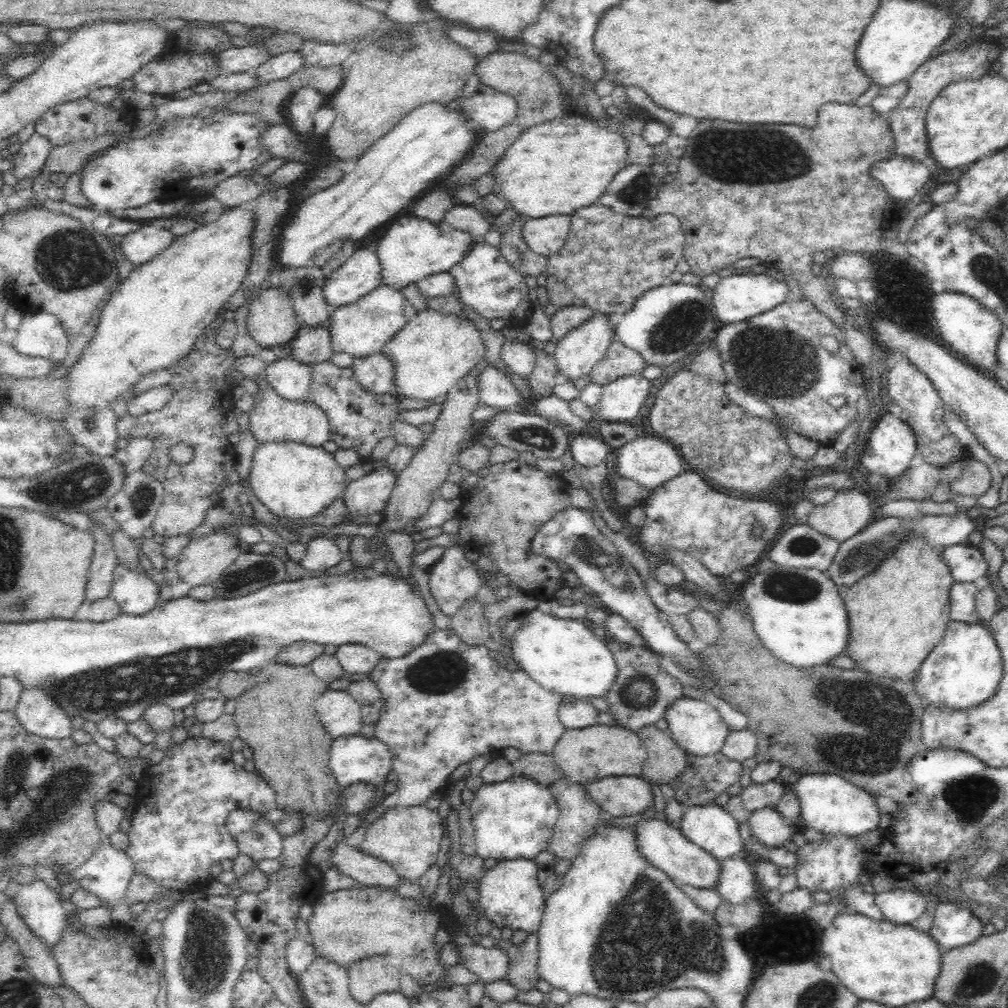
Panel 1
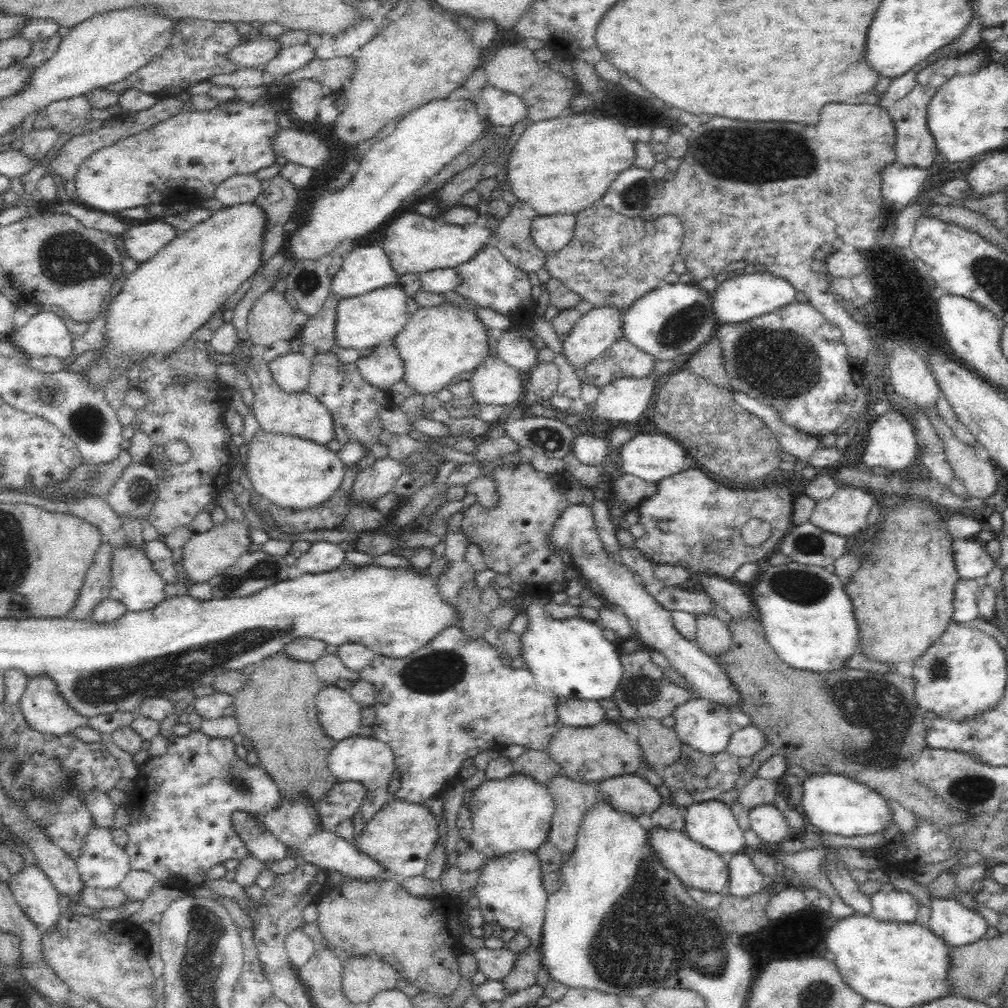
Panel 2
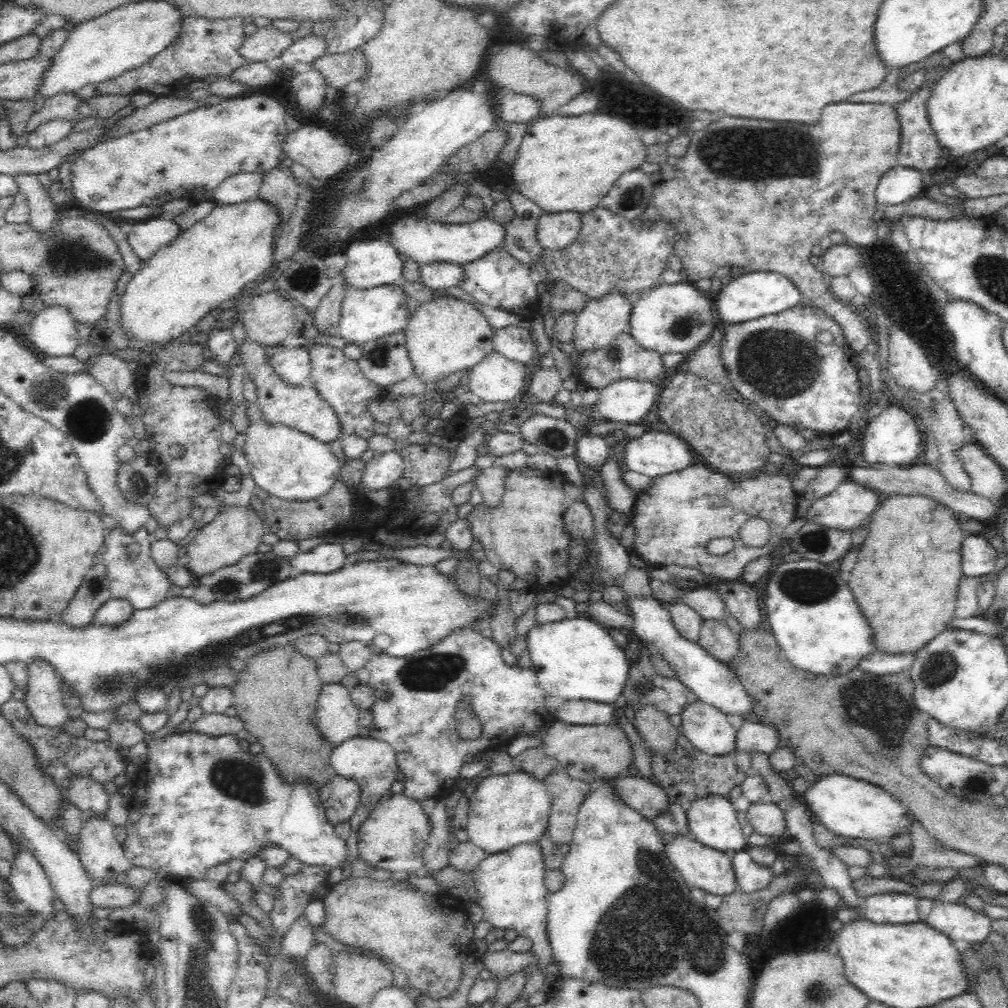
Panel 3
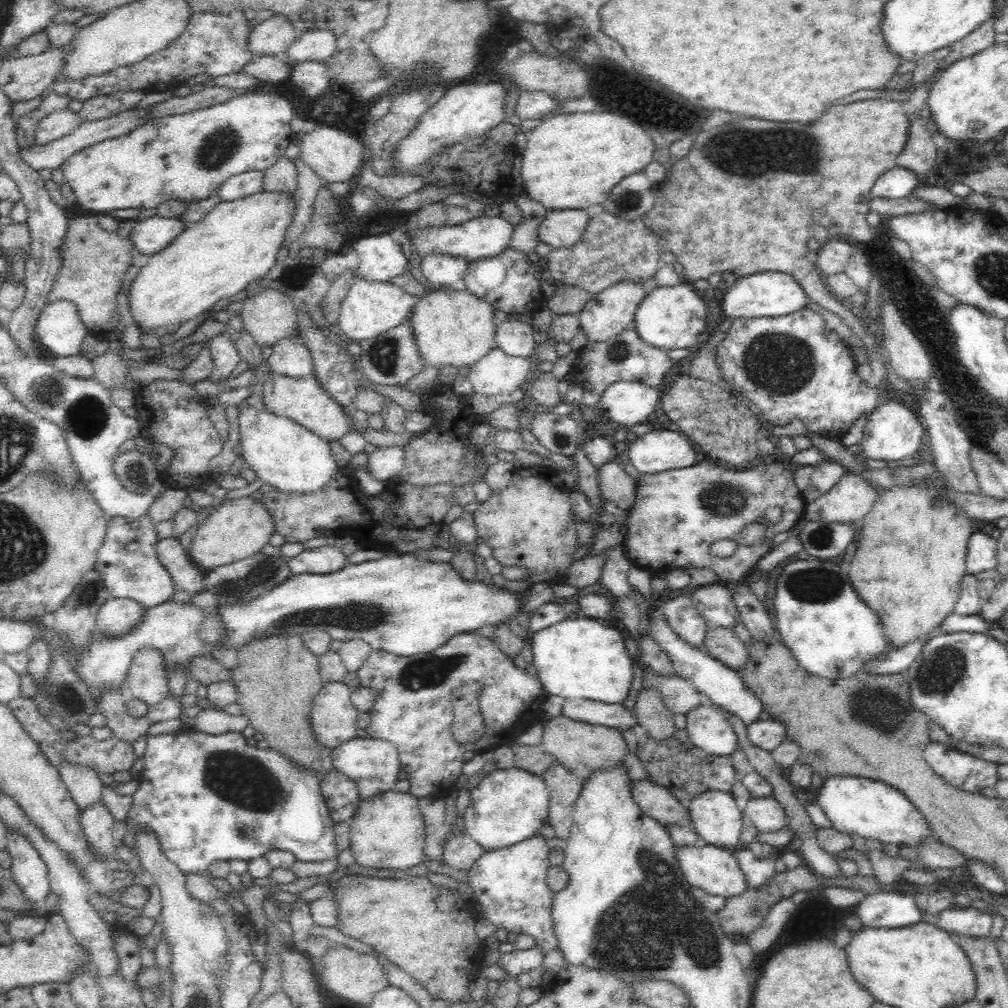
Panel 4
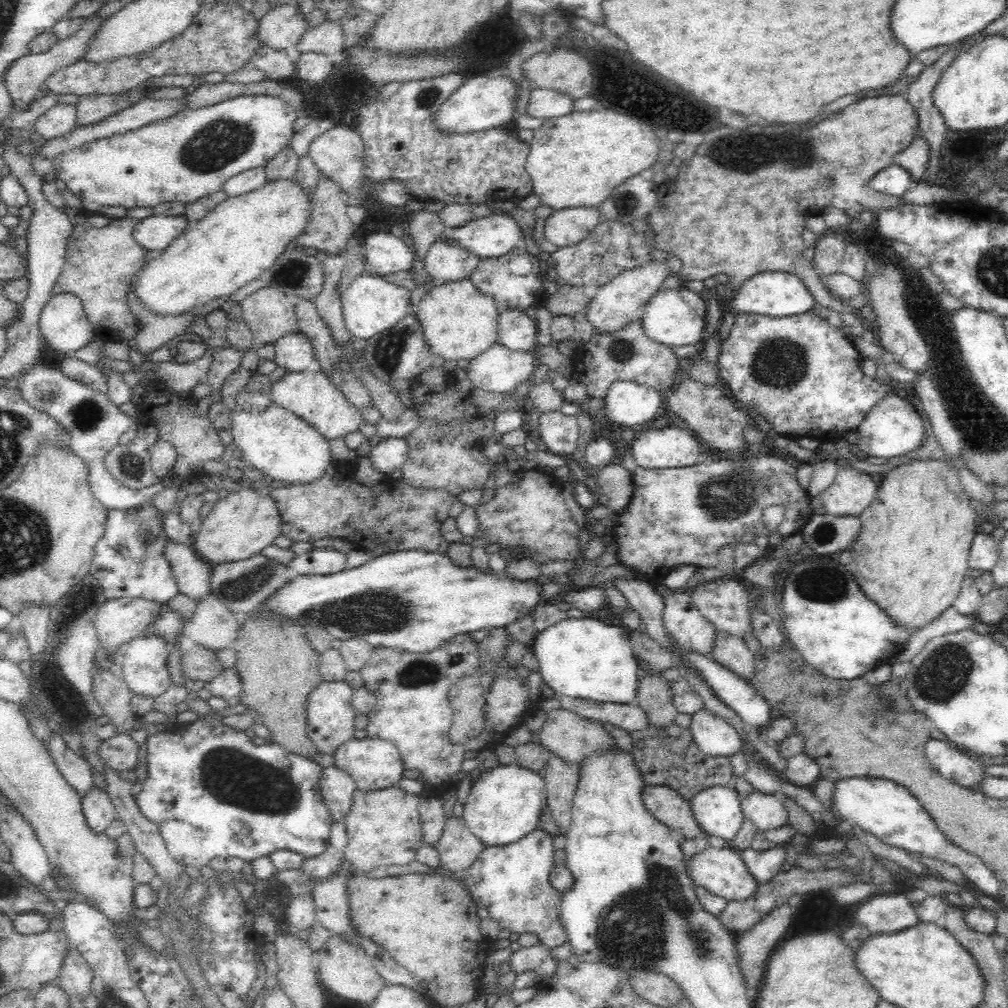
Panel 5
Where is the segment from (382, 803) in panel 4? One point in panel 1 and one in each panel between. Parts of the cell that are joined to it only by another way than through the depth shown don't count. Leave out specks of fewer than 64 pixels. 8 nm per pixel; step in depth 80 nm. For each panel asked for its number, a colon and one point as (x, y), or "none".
1: (408, 838)
2: (401, 835)
3: (394, 836)

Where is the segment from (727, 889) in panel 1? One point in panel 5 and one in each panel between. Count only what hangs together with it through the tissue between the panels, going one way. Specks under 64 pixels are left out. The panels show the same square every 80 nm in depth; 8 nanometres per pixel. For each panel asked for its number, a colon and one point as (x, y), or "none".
2: (743, 878)
3: (750, 877)
4: (756, 872)
5: (762, 866)

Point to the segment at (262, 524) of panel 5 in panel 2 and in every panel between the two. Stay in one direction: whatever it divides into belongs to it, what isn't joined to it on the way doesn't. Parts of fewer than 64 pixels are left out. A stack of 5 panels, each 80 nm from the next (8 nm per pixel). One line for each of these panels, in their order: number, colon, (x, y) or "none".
2: (206, 555)
3: (234, 532)
4: (239, 528)

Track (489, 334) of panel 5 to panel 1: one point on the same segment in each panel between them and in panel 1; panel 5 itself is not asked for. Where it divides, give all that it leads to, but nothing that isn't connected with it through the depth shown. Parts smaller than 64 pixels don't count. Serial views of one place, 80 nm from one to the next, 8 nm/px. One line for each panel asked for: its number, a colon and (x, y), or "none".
1: (432, 352)
2: (439, 343)
3: (445, 335)
4: (455, 329)

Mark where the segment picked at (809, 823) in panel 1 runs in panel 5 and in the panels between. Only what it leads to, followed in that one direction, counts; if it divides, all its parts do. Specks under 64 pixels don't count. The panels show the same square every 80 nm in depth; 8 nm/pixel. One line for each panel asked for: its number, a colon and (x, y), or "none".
2: (831, 803)
3: (850, 808)
4: (871, 809)
5: (880, 806)

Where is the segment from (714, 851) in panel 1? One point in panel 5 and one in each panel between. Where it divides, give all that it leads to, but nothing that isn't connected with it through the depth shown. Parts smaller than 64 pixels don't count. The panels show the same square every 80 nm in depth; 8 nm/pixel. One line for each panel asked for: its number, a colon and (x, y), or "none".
2: (711, 823)
3: (712, 820)
4: (715, 817)
5: (717, 809)

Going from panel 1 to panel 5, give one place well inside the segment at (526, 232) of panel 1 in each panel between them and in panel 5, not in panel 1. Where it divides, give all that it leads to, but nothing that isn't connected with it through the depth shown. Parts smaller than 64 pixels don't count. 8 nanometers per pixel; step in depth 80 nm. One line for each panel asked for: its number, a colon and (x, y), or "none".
2: (550, 233)
3: (555, 231)
4: (563, 228)
5: (566, 227)

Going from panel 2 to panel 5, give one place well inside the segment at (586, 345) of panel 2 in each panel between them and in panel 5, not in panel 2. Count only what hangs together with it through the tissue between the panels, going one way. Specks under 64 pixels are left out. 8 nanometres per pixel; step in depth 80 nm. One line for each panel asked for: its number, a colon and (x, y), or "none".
3: (600, 320)
4: (608, 313)
5: (616, 304)

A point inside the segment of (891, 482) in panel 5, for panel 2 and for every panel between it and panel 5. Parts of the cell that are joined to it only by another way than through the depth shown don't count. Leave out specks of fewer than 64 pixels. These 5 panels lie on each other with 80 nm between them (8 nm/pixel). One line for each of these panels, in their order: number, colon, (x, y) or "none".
2: (902, 598)
3: (905, 582)
4: (909, 562)

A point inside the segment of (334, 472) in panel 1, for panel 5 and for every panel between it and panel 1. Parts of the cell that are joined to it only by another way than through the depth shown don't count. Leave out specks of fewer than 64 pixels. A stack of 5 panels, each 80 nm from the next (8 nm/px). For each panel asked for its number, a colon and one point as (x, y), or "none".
2: (298, 474)
3: (288, 464)
4: (283, 455)
5: (283, 447)

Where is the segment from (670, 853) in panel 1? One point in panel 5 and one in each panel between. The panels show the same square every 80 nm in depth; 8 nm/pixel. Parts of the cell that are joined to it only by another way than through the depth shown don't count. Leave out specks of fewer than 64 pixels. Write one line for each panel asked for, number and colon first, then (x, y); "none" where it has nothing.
2: (695, 866)
3: (701, 867)
4: (714, 870)
5: (721, 871)

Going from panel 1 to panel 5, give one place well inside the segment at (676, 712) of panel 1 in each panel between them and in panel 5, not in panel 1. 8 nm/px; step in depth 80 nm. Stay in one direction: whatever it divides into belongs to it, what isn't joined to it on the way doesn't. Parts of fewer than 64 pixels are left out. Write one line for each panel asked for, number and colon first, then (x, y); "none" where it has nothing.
2: (699, 723)
3: (705, 726)
4: (708, 728)
5: (715, 737)

